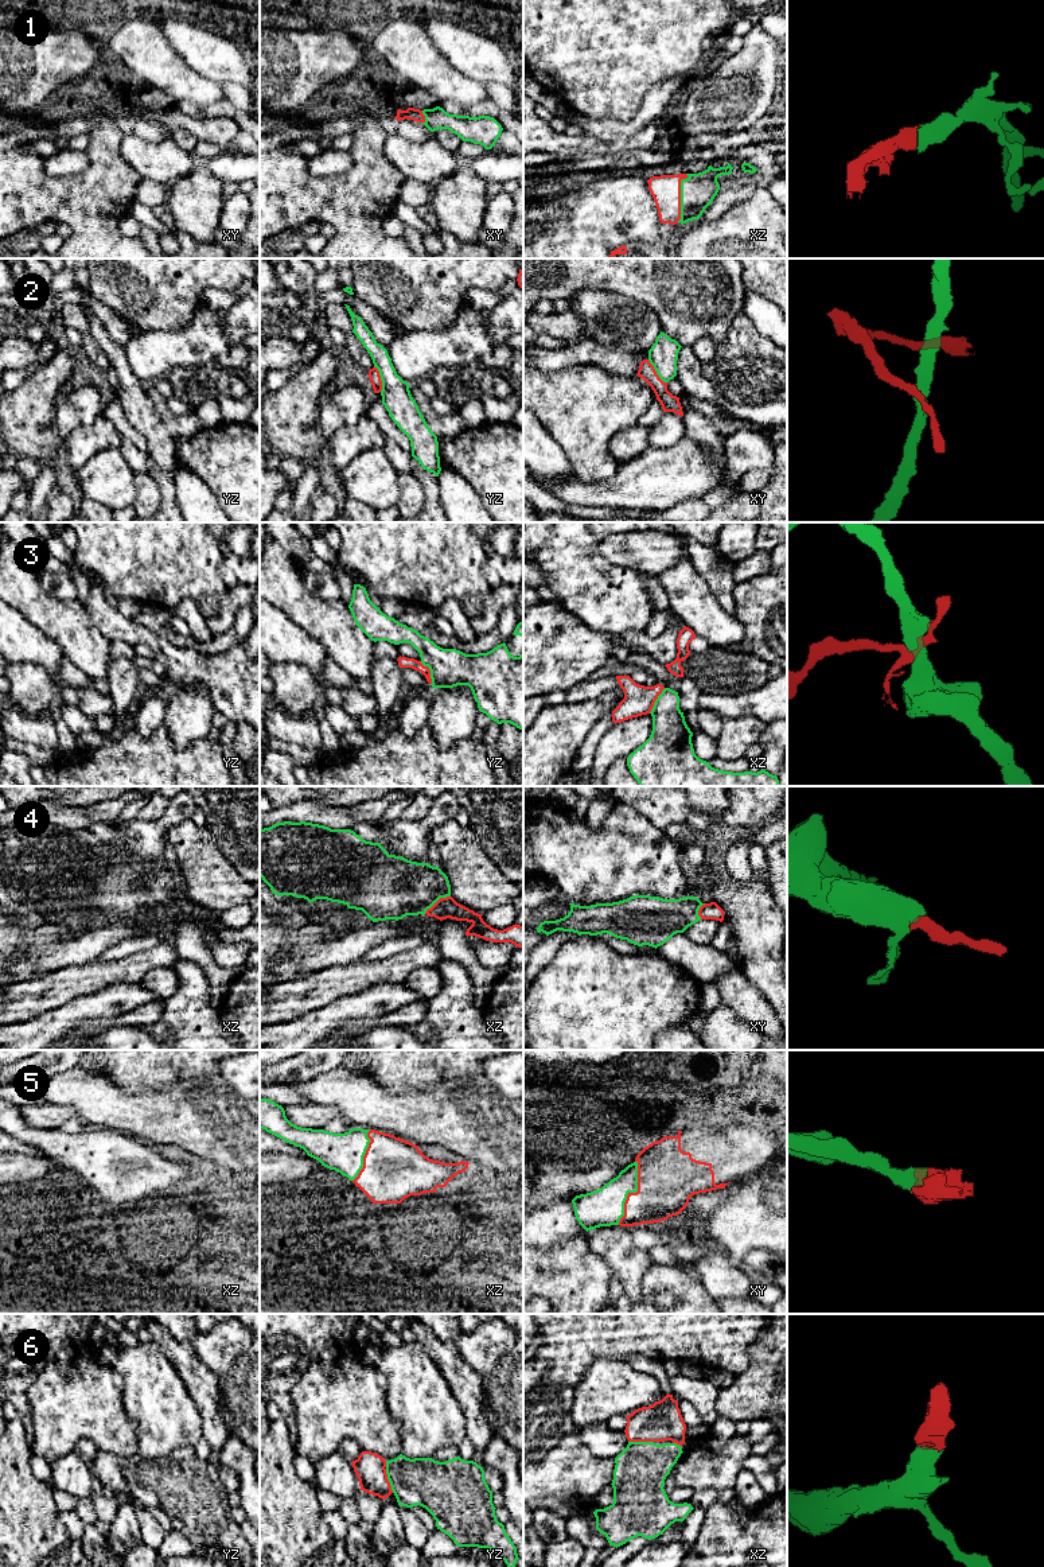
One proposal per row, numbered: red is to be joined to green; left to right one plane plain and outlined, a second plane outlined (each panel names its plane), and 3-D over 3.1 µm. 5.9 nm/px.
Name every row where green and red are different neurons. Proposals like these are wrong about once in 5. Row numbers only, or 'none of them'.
2, 3

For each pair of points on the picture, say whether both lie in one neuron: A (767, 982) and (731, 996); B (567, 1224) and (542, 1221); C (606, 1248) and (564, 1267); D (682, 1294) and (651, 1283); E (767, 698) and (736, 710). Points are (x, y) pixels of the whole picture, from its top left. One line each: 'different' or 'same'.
A: different
B: same
C: different
D: same
E: same

